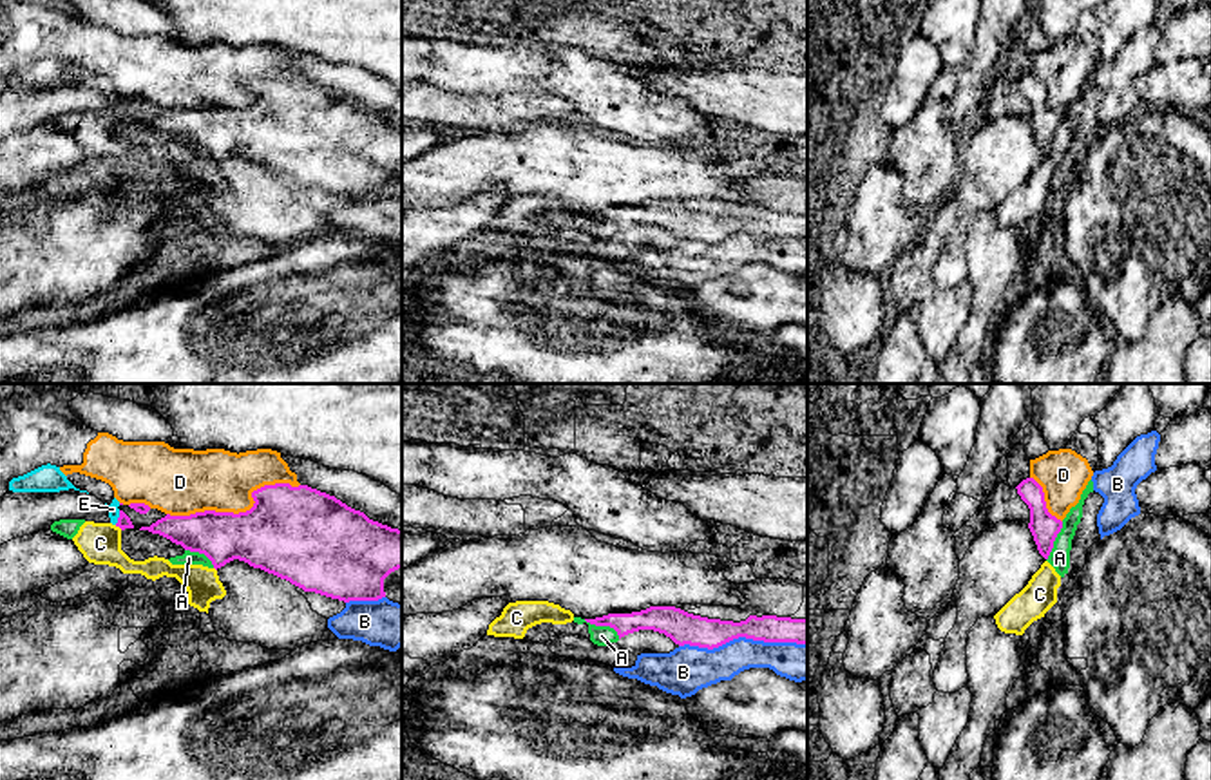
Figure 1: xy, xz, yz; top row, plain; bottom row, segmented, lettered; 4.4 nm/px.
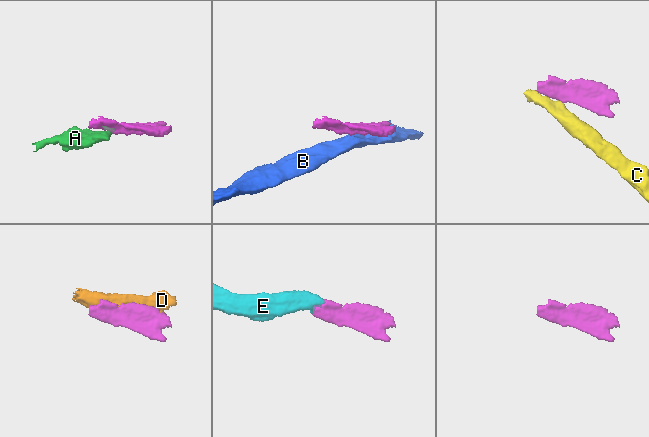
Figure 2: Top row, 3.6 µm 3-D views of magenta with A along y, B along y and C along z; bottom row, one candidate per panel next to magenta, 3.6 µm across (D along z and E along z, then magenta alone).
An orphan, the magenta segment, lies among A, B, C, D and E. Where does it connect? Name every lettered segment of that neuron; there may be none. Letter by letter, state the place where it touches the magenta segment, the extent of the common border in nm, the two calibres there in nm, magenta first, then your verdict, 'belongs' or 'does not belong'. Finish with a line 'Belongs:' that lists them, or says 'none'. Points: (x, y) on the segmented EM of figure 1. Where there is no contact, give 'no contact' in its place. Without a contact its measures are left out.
A: meets magenta in xz at (603, 625); contact 190 nm long; 110 nm thick on the magenta side, 90 nm on the other; does not belong
B: meets magenta in xz at (743, 636); contact 550 nm long; 140 nm thick on the magenta side, 180 nm on the other; does not belong
C: meets magenta in xy at (118, 525); contact 40 nm long; 60 nm thick on the magenta side, 190 nm on the other; does not belong
D: meets magenta in xy at (239, 513); contact 600 nm long; 400 nm thick on the magenta side, 280 nm on the other; does not belong
E: meets magenta in xy at (118, 518); contact 70 nm long; 60 nm thick on the magenta side, 50 nm on the other; belongs
Belongs: E

